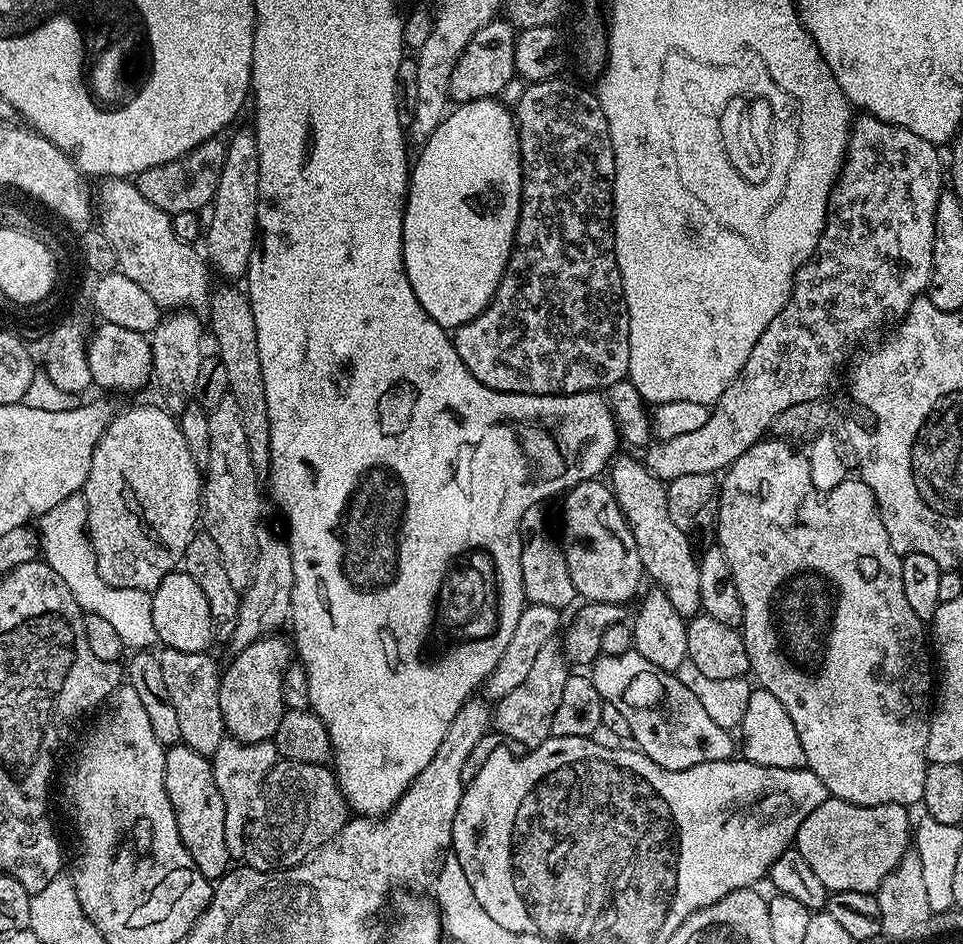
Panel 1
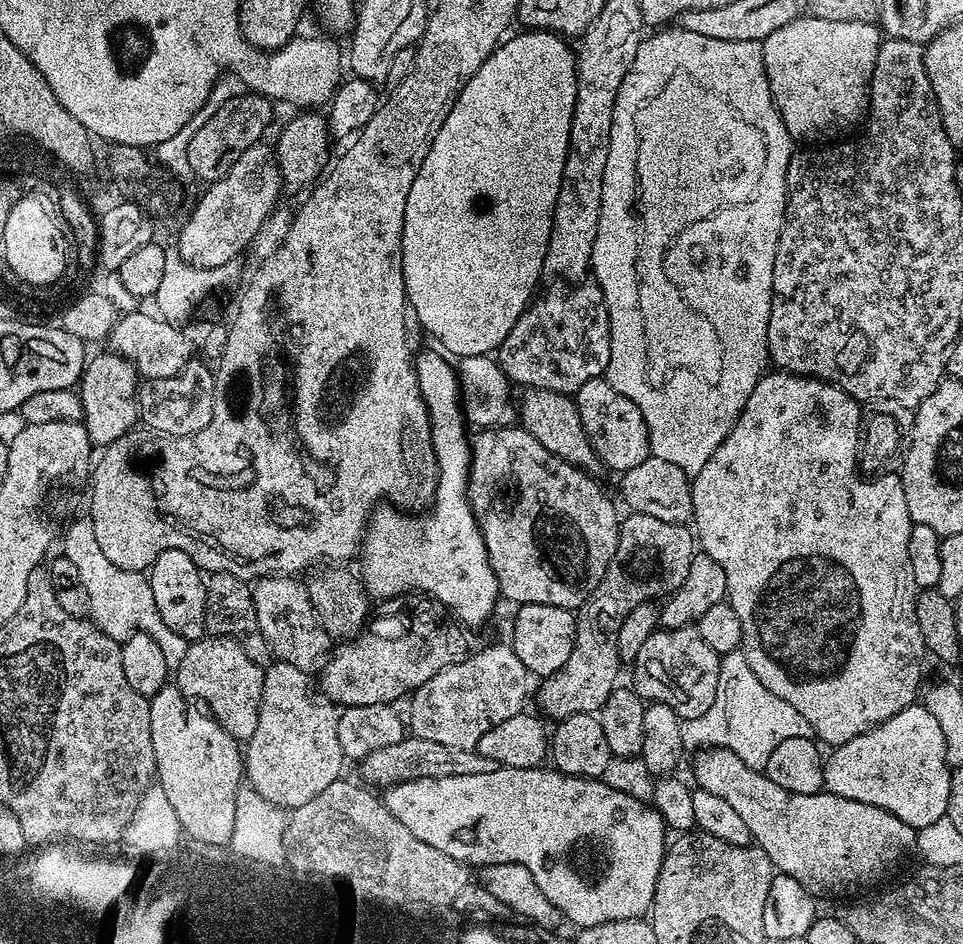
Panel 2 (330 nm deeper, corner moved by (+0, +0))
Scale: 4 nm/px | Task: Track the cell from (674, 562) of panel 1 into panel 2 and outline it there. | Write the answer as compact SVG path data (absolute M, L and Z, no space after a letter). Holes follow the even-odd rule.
M524 388L522 394L524 397L521 395L518 400L518 420L527 432L534 434L534 438L538 438L550 454L562 458L567 464L583 468L589 474L601 471L602 465L590 446L590 438L586 438L586 430L582 430L582 418L578 418L576 401L569 393Z

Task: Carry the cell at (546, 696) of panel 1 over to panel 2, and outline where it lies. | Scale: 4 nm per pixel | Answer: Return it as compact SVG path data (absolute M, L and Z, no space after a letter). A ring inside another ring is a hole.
M637 512L628 514L628 517L625 515L621 519L618 546L608 573L604 575L604 581L588 595L586 603L581 604L578 609L576 641L570 658L566 658L566 666L539 681L540 693L537 694L536 700L540 703L539 711L549 721L559 722L570 714L599 713L611 692L618 687L619 680L616 679L619 678L622 669L619 651L616 648L617 625L632 607L641 602L655 601L654 598L660 591L664 591L664 594L676 592L690 570L693 555L694 536L685 525L658 522L658 518L650 518Z

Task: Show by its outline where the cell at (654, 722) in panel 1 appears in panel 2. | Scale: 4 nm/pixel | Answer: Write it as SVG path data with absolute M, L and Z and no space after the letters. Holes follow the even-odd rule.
M729 748L700 750L696 756L694 784L696 788L710 790L710 794L718 794L718 798L724 799L745 820L746 826L750 826L755 847L768 855L773 869L802 882L804 889L817 898L840 896L843 892L870 887L875 880L883 878L887 868L894 867L911 850L918 836L917 829L878 806L838 798L823 790L814 794L794 794L782 790L778 782L770 782L763 771L746 766L746 762L742 762L742 758L738 758Z

